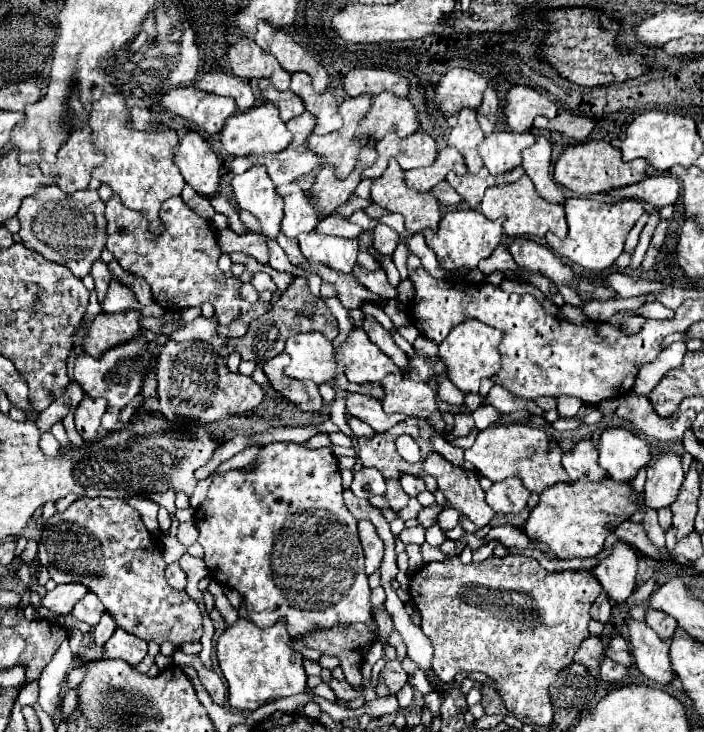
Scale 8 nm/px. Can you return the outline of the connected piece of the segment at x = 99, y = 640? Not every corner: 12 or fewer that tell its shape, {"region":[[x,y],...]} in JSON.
{"region":[[109,612],[101,616],[93,630],[95,644],[113,636],[117,624]]}

